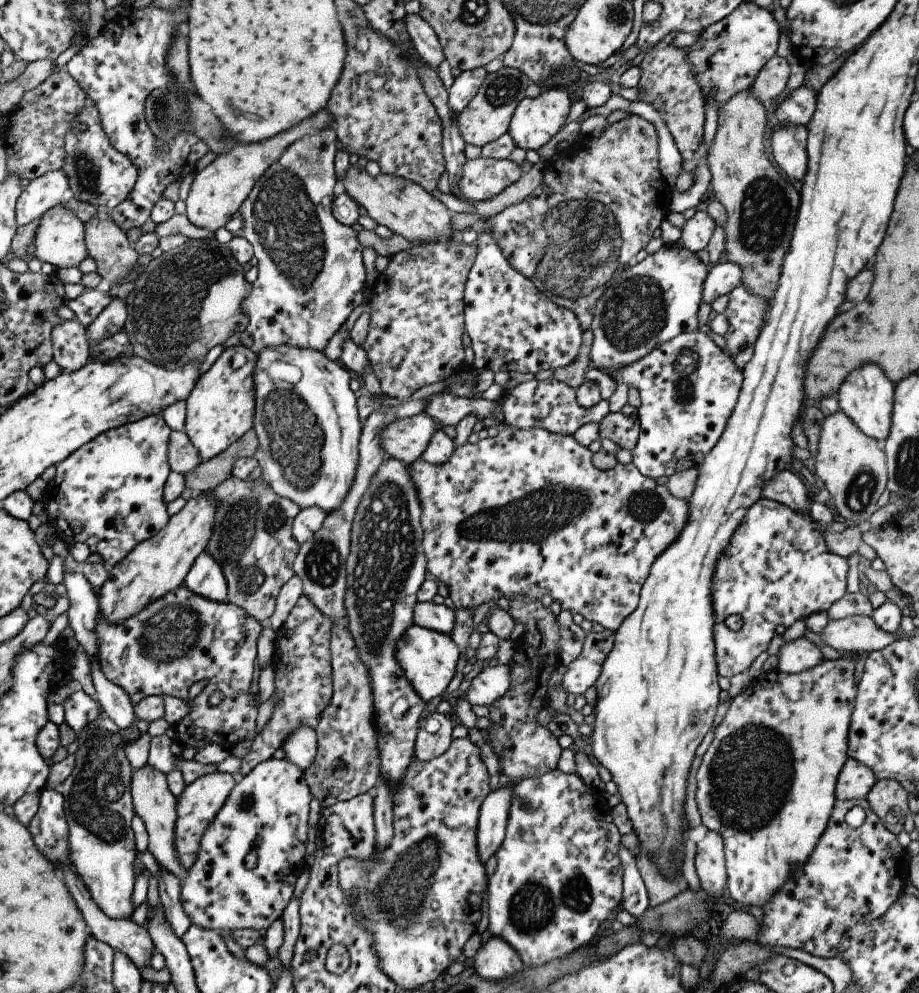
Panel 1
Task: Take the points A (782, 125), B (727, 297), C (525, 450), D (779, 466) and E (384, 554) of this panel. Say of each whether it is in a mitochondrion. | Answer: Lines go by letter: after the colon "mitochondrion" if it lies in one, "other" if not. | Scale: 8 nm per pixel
A: other
B: other
C: other
D: other
E: mitochondrion

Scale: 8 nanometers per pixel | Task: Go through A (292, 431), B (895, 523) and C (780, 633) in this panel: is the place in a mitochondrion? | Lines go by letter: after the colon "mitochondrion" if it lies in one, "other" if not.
A: mitochondrion
B: other
C: other

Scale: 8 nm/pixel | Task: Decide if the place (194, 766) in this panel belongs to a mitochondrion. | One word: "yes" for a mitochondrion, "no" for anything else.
no

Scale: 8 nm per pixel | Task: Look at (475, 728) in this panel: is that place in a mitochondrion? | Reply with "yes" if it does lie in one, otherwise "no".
no

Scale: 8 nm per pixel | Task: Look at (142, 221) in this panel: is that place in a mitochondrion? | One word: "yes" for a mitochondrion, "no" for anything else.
no

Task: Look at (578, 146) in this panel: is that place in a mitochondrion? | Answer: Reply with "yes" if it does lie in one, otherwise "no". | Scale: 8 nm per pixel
no

